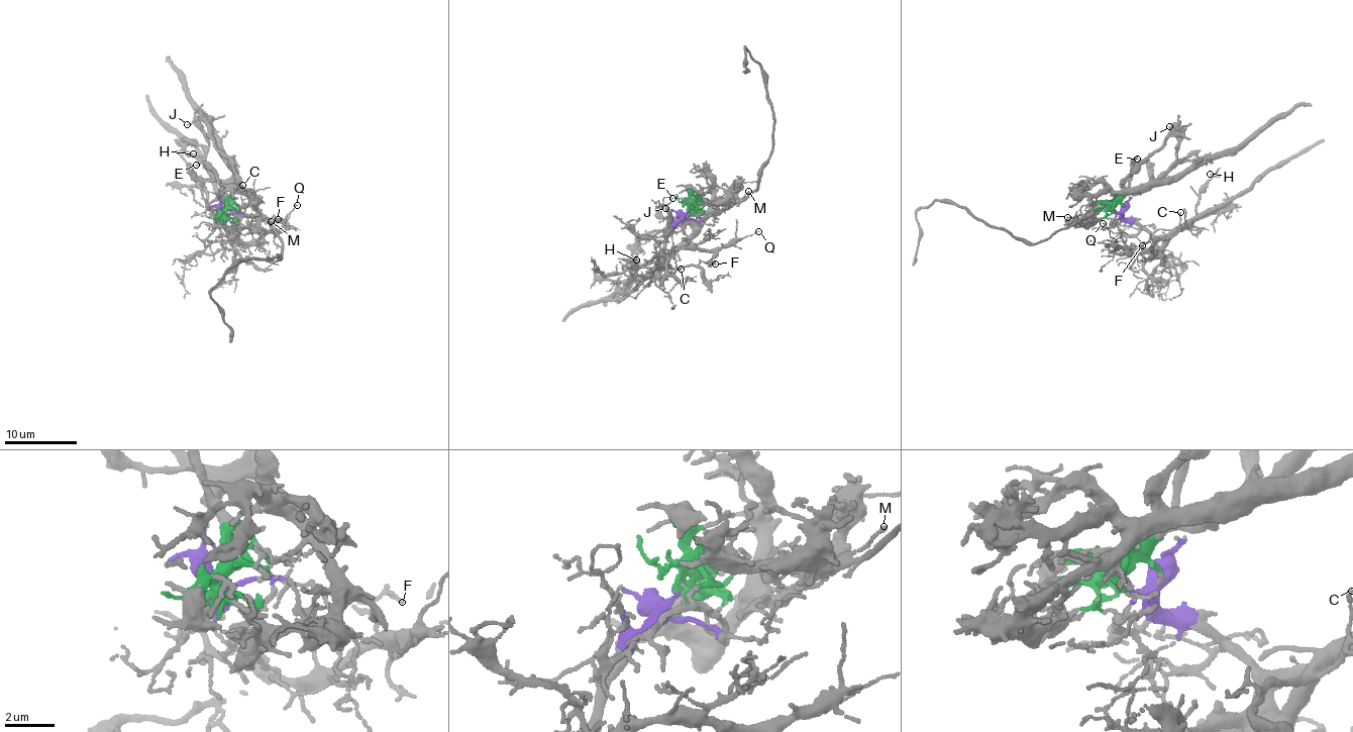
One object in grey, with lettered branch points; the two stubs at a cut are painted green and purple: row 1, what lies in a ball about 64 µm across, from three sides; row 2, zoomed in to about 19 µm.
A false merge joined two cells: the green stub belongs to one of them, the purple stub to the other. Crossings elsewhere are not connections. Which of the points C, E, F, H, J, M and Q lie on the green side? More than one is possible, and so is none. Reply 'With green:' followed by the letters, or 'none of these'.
With green: E, J, M

